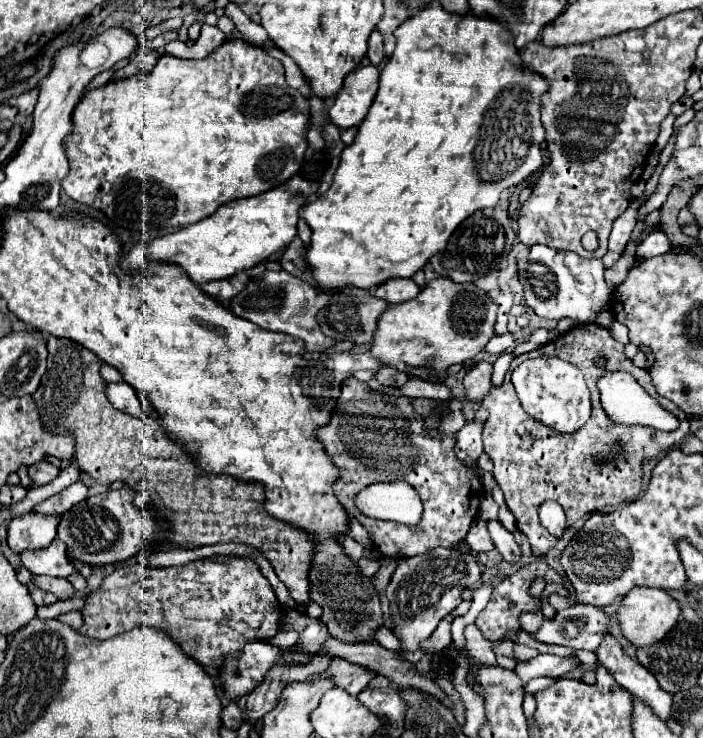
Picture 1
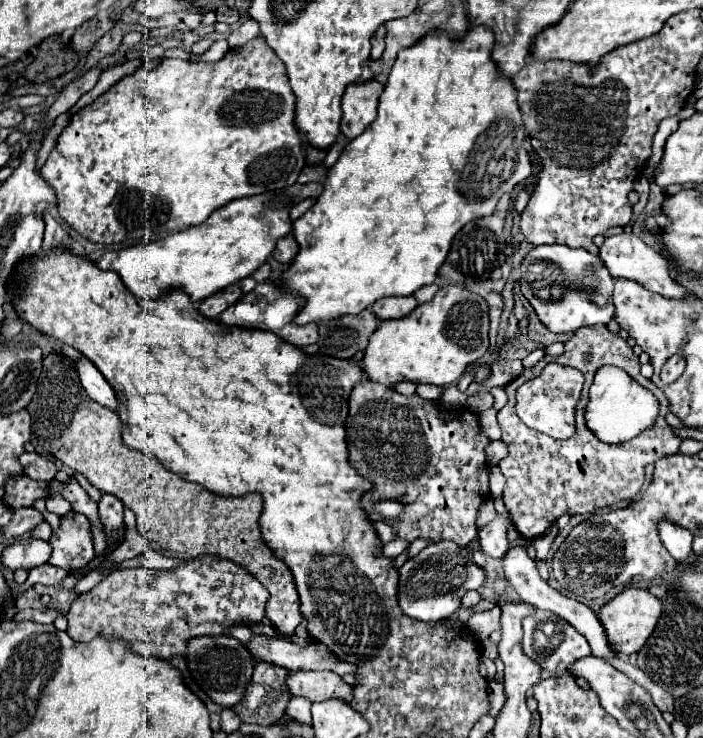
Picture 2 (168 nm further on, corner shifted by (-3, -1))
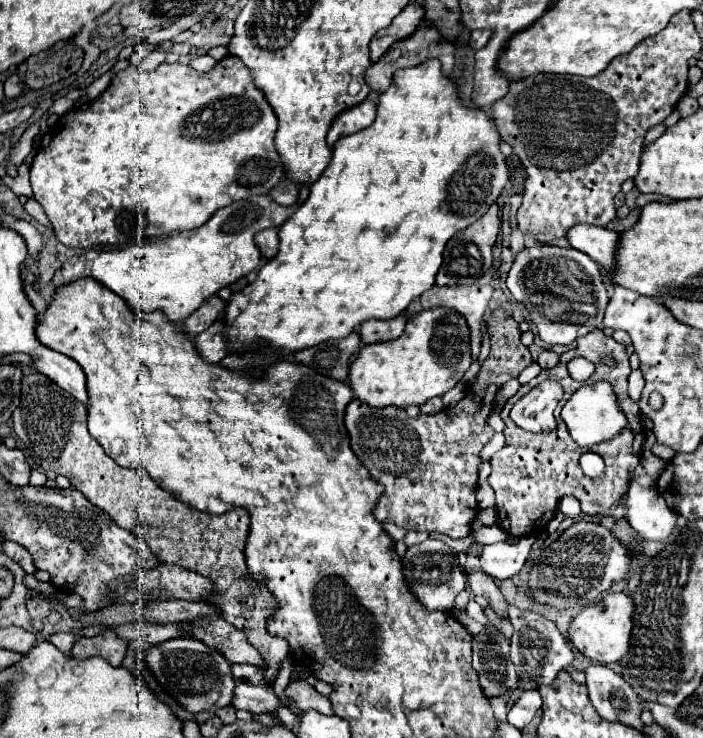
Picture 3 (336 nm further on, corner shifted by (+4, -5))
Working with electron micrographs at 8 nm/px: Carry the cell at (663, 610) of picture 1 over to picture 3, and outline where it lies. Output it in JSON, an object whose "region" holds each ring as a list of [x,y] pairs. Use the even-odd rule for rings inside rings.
{"region":[[[610,593],[602,601],[582,609],[572,619],[572,623],[568,625],[568,641],[576,651],[580,651],[584,657],[596,663],[602,663],[602,665],[616,663],[628,653],[630,633],[632,633],[632,615],[634,615],[632,599],[624,593]]]}

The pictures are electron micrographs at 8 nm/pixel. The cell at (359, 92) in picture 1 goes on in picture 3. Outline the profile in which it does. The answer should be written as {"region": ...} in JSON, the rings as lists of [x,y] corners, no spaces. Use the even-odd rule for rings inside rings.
{"region":[[[368,99],[362,101],[358,107],[346,109],[344,113],[340,113],[340,117],[336,117],[336,121],[328,131],[328,137],[326,137],[328,147],[334,147],[334,143],[346,135],[352,135],[370,127],[374,119],[376,119],[376,105]]]}

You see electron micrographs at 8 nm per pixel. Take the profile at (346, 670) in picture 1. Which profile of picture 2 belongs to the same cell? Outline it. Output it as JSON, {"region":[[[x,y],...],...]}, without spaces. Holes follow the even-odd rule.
{"region":[[[333,671],[289,673],[287,687],[293,697],[307,697],[309,701],[327,701],[339,697],[349,703],[353,699],[353,687],[347,685],[343,677]]]}

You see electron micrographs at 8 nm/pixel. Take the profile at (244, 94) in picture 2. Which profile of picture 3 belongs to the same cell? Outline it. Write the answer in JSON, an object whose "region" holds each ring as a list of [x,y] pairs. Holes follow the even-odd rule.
{"region":[[[224,57],[222,61],[230,63],[218,63],[214,69],[206,73],[194,71],[190,65],[184,63],[162,63],[154,71],[140,71],[136,65],[128,65],[124,71],[118,71],[110,87],[96,99],[86,101],[74,109],[70,109],[66,115],[62,115],[42,137],[40,149],[34,157],[34,163],[30,167],[30,185],[34,191],[34,199],[42,205],[46,211],[56,237],[72,249],[88,249],[94,245],[110,245],[110,247],[120,247],[120,245],[136,245],[146,237],[160,237],[168,235],[174,231],[186,231],[186,229],[196,229],[204,225],[218,209],[244,199],[248,195],[266,195],[278,181],[284,179],[284,167],[280,163],[280,155],[274,147],[274,135],[276,135],[276,115],[272,113],[272,107],[266,103],[264,95],[260,89],[254,87],[252,77],[248,67],[240,63],[236,57]]]}

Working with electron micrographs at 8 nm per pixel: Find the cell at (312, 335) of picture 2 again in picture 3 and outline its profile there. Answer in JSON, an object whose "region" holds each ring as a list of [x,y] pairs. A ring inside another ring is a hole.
{"region":[[[216,321],[216,323],[212,323],[212,327],[208,327],[204,333],[200,333],[194,339],[194,345],[206,363],[218,363],[220,359],[224,359],[228,355],[224,351],[224,341],[226,341],[224,323]]]}

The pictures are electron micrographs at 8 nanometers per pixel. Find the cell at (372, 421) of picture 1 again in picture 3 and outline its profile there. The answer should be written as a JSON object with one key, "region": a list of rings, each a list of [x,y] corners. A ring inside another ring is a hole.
{"region":[[[504,307],[494,309],[486,319],[486,329],[490,335],[490,355],[482,361],[480,373],[470,383],[470,393],[452,409],[444,409],[434,415],[420,415],[418,419],[410,419],[404,409],[386,407],[386,409],[372,409],[366,403],[354,399],[346,409],[346,429],[350,433],[350,445],[360,463],[370,471],[372,479],[380,483],[386,493],[380,497],[380,503],[374,509],[374,517],[380,523],[394,523],[404,527],[406,531],[438,531],[450,535],[452,539],[464,539],[472,531],[472,521],[478,515],[478,501],[476,501],[476,481],[478,481],[478,465],[480,465],[480,451],[486,441],[494,435],[494,429],[488,425],[488,415],[492,411],[494,399],[498,389],[516,379],[522,369],[532,363],[532,355],[528,347],[520,343],[520,329],[518,323],[506,313]]]}

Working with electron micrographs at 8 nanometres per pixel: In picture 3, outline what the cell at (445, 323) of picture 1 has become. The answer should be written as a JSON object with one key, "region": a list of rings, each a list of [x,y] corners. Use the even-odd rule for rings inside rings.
{"region":[[[432,309],[432,311],[422,311],[414,315],[402,333],[402,337],[394,341],[384,341],[384,343],[374,343],[374,345],[364,345],[358,353],[358,357],[350,365],[350,375],[348,375],[348,385],[354,391],[354,397],[362,403],[368,403],[370,407],[398,407],[406,409],[410,405],[422,405],[432,397],[442,397],[446,391],[450,391],[466,373],[470,367],[472,357],[470,357],[470,345],[468,345],[468,325],[466,321],[450,309]]]}

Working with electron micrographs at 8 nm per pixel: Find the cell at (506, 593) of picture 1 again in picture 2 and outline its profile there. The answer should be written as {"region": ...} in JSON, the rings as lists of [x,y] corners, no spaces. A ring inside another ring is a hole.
{"region":[[[495,605],[493,609],[489,611],[483,611],[483,613],[475,613],[471,619],[469,619],[469,631],[471,635],[481,643],[483,639],[487,639],[493,631],[501,629],[501,623],[499,623],[499,617],[501,617],[501,607]]]}

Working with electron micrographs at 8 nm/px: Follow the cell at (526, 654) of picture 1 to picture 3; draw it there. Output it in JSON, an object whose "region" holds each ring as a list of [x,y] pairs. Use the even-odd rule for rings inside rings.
{"region":[[[482,569],[466,571],[466,577],[468,577],[468,587],[472,589],[472,593],[486,597],[486,599],[492,603],[492,609],[494,609],[496,613],[500,613],[502,617],[506,617],[508,603],[506,603],[506,599],[502,597],[502,593],[500,593],[498,585],[494,583],[494,579],[492,579],[490,575],[486,575]]]}

